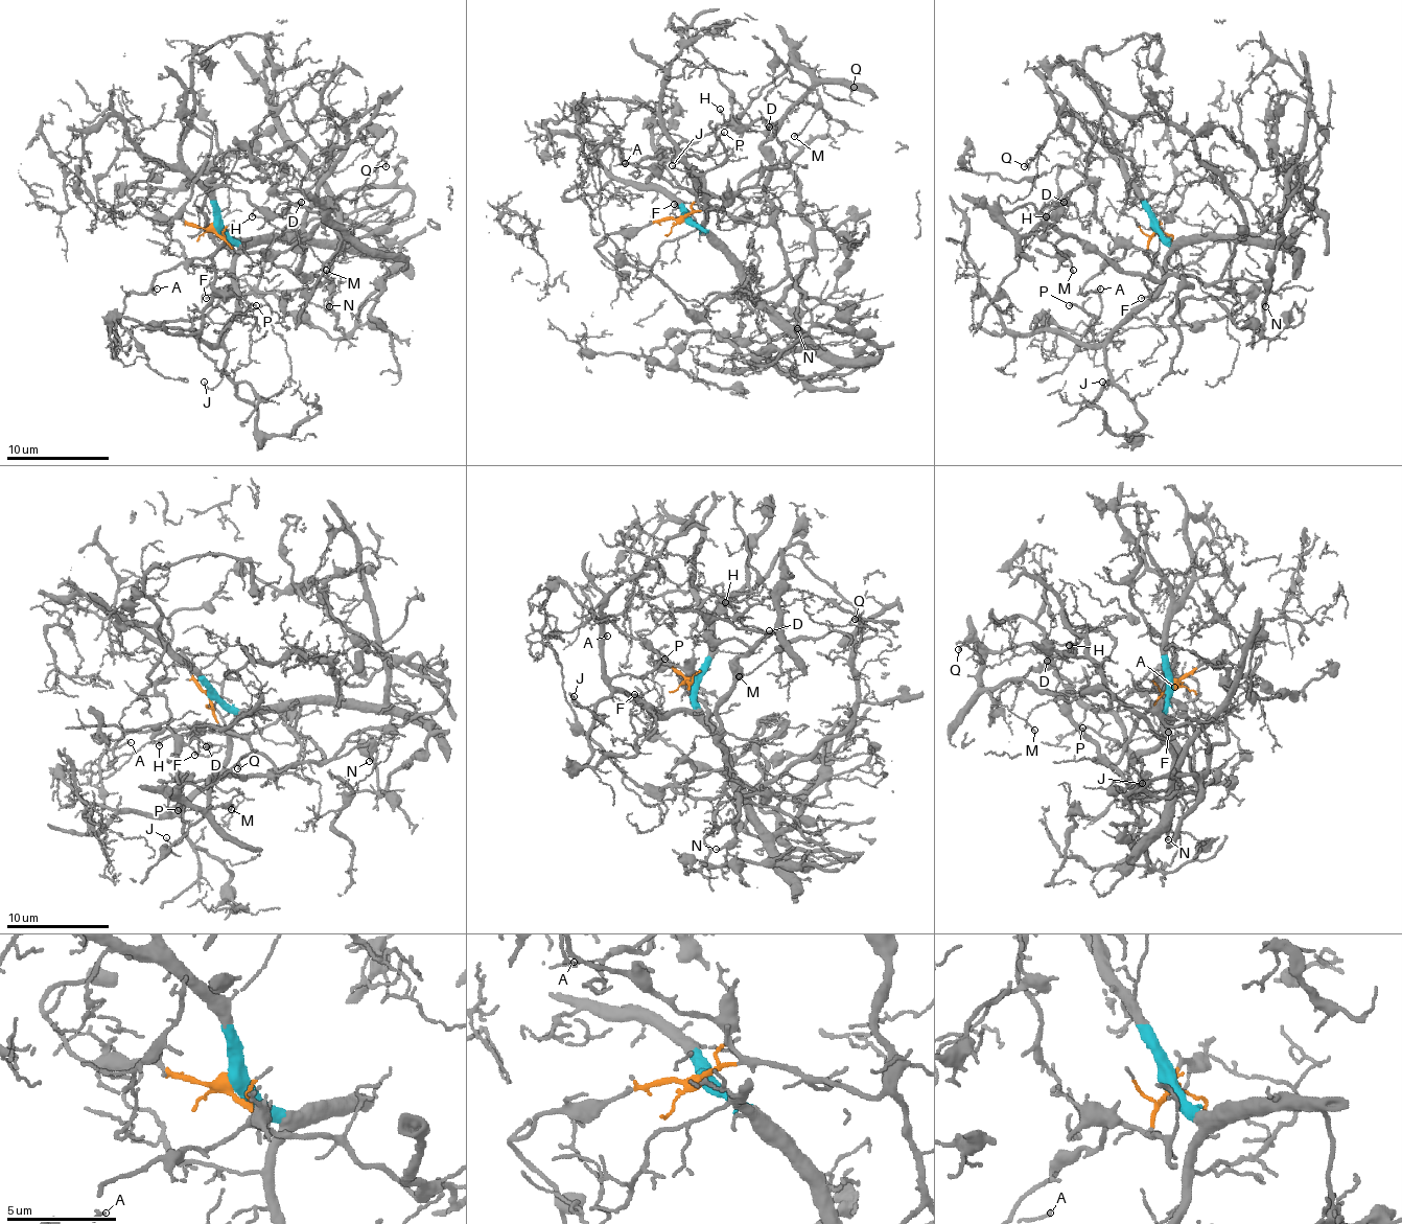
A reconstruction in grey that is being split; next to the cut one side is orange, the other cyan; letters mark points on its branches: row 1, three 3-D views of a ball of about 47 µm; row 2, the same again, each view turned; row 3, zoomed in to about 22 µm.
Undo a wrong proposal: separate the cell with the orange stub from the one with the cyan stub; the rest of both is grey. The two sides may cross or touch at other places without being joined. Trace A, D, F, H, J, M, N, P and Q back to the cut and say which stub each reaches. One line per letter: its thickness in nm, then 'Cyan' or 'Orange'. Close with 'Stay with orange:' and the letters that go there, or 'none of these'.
A: Thickness 130 nm. Orange
D: Thickness 320 nm. Orange
F: Thickness 110 nm. Cyan
H: Thickness 120 nm. Orange
J: Thickness 110 nm. Cyan
M: Thickness 110 nm. Orange
N: Thickness 150 nm. Orange
P: Thickness 160 nm. Cyan
Q: Thickness 120 nm. Orange
Stay with orange: A, D, H, M, N, Q

